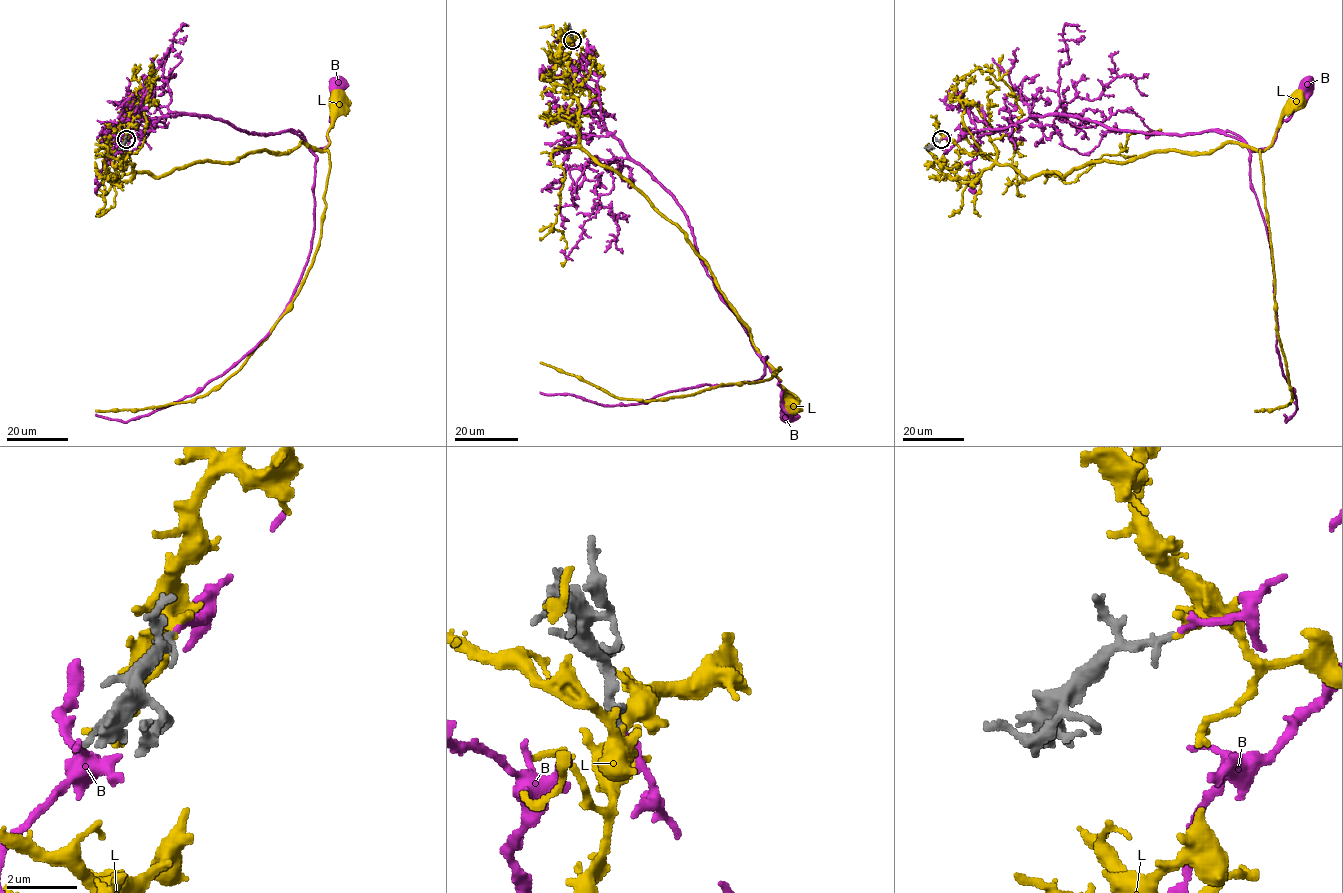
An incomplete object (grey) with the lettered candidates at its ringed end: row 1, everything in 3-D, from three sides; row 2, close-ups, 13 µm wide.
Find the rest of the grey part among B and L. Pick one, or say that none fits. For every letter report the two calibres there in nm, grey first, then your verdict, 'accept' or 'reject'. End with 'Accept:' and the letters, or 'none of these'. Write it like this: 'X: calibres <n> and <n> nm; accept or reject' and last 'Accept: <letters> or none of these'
B: calibres 280 and 190 nm; accept
L: calibres 280 and 360 nm; reject
Accept: B

